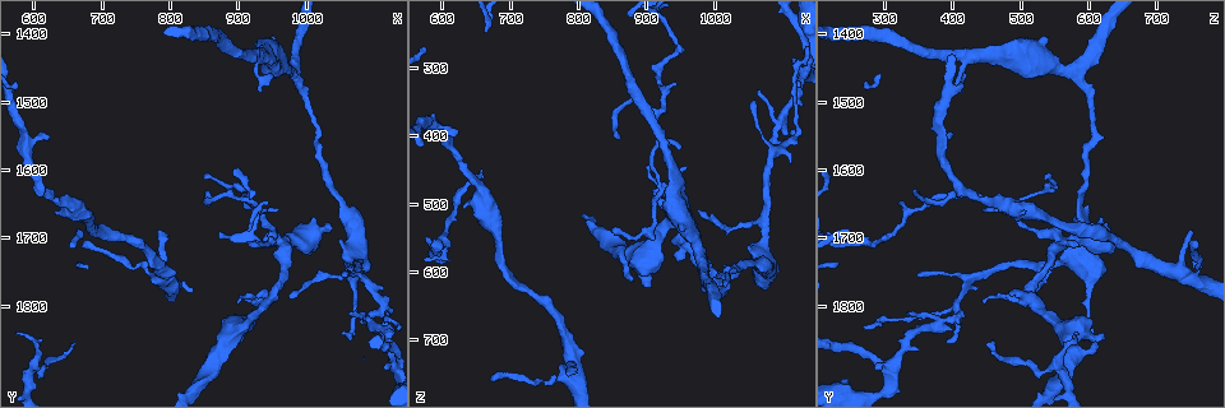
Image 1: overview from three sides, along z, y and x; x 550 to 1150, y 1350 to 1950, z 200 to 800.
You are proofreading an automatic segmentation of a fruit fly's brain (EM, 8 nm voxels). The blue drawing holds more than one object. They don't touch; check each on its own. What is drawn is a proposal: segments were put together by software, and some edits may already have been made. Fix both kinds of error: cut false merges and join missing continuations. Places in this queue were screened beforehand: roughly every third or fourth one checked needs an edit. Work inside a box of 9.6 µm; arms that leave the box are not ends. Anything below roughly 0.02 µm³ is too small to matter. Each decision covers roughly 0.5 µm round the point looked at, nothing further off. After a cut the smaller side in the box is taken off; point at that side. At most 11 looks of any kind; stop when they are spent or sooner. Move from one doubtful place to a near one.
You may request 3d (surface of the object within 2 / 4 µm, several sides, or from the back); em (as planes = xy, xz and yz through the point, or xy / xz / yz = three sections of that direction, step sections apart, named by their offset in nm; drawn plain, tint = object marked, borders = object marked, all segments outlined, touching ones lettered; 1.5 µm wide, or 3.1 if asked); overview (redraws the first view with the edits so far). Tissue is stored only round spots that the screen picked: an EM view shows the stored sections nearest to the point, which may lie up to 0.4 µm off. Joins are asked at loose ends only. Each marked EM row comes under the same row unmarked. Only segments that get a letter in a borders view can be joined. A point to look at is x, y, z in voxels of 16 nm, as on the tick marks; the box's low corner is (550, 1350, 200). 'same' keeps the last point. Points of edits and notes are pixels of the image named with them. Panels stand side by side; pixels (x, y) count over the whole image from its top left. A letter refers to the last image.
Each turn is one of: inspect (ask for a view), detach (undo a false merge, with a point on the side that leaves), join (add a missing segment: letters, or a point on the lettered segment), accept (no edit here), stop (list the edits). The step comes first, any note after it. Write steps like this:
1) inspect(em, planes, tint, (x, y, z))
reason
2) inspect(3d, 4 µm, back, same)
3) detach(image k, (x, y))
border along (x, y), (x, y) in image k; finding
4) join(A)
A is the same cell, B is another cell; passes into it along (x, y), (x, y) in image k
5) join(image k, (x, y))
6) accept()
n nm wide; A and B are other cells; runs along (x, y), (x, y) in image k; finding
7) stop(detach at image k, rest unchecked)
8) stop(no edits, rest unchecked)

inspect(em, planes, borders, (900, 1800, 445))
branch stops here

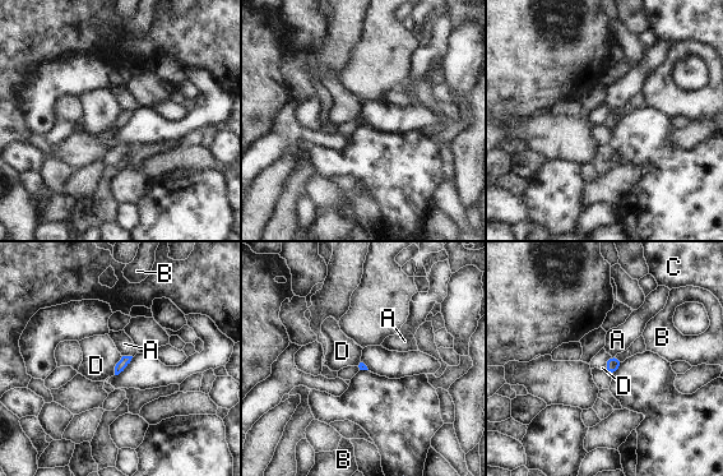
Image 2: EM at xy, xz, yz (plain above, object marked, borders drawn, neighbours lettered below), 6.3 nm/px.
accept()
D touches over 130 nm; A, B, C and D are other cells; no lettered segment goes on from it

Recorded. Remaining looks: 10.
inspect(3d, 2 µm, (925, 1665, 485))
branch point

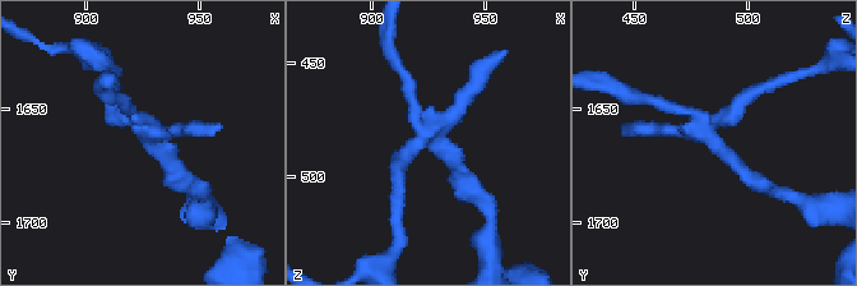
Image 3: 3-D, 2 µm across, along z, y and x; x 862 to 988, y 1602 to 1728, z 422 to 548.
inspect(em, planes, borders, (926, 1660, 480))
now the EM

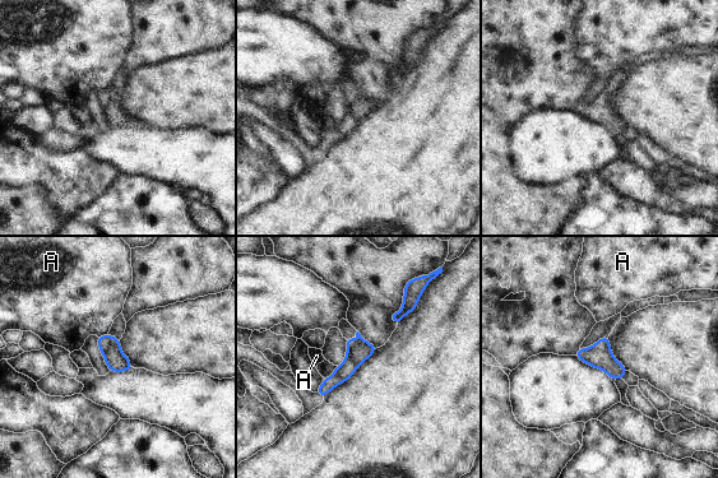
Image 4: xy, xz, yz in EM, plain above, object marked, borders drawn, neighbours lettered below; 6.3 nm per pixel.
detach(image 4, (102, 340))
A is another cell; border along (109, 335), (109, 348), (103, 353) in image 4; two neurons meet here

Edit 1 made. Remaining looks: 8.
inspect(em, xz, step 4, tint, (785, 1685, 750))
an open end

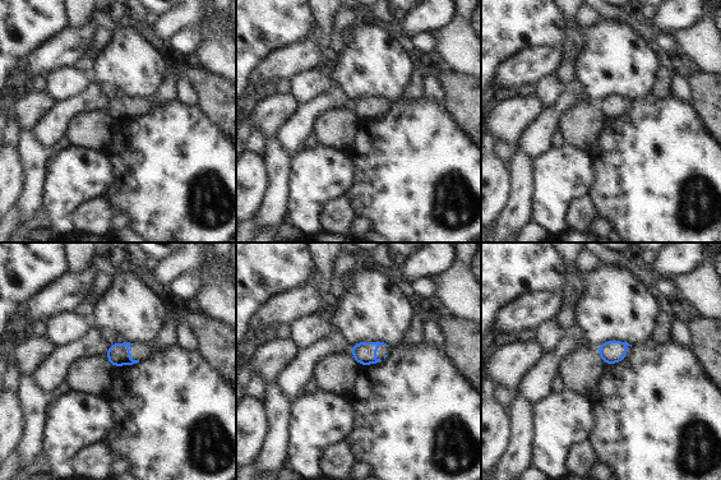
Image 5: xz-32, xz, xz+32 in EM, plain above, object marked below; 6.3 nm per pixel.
inspect(em, planes, borders, same)

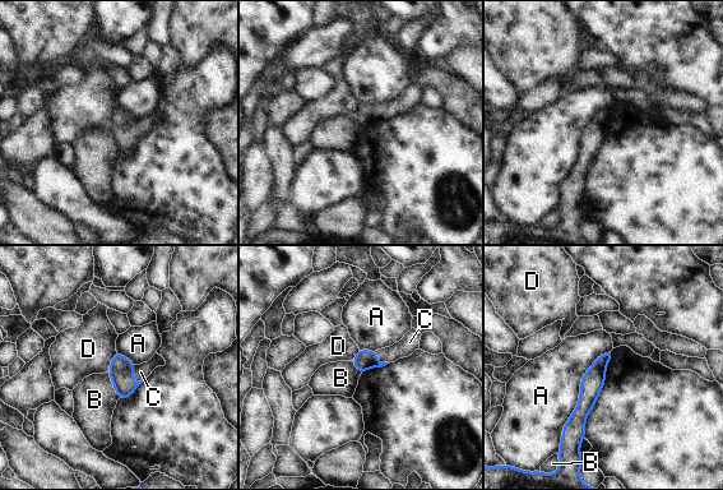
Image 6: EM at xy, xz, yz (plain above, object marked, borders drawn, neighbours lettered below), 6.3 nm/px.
join(C)
C is the same cell, A, B and D are other cells; passes into it along (120, 371), (133, 374), (140, 371) in image 6; it goes on there

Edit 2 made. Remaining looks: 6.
inspect(em, planes, borders, (670, 1665, 525))
thick turns thin

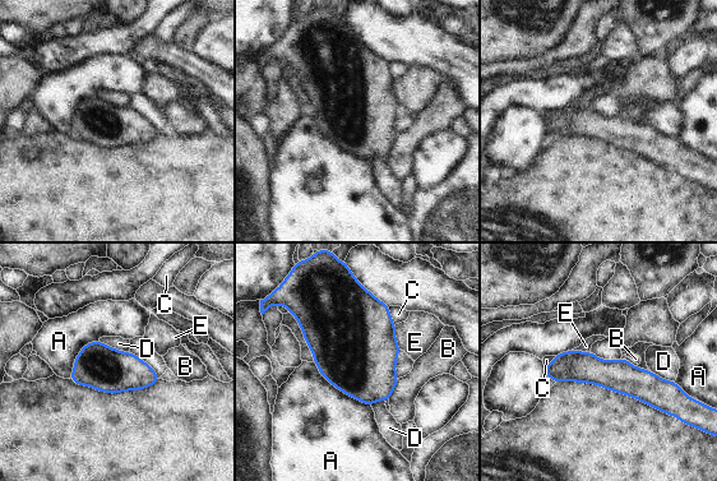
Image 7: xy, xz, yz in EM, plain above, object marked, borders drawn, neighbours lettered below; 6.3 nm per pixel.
accept()
A, B, C, D and E are other cells; runs along (547, 368), (670, 385) in image 7; continuous, no second neuron

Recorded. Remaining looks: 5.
stop(detach at image 4, join at image 6, rest unchecked)

